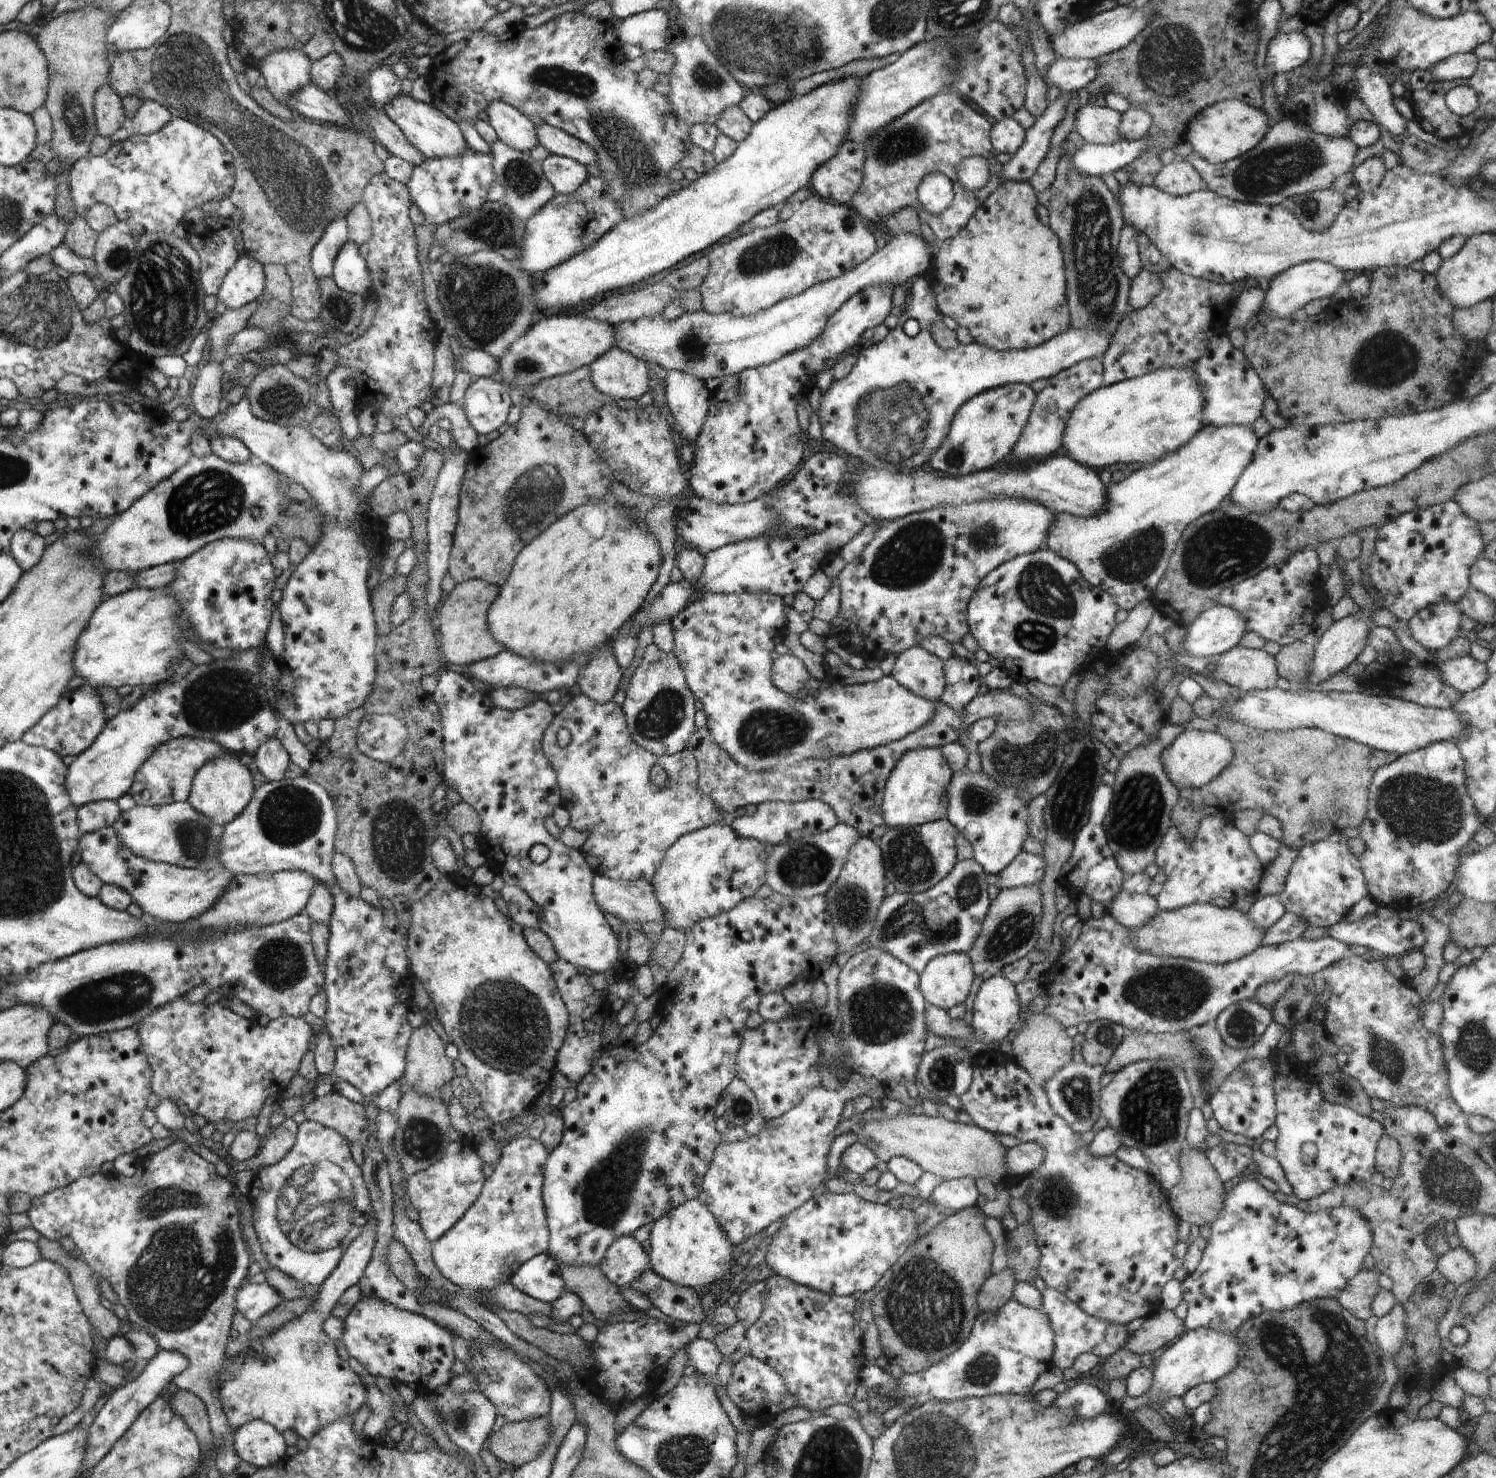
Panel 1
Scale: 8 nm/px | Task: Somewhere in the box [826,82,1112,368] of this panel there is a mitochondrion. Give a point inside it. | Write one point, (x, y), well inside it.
(906, 141)

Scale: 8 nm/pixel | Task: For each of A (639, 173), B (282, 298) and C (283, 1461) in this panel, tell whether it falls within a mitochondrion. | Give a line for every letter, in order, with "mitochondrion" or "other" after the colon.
A: mitochondrion
B: other
C: other

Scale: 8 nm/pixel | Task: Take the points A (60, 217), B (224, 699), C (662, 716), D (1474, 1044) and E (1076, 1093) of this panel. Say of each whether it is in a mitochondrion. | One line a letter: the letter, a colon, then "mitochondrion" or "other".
A: other
B: mitochondrion
C: mitochondrion
D: mitochondrion
E: mitochondrion

